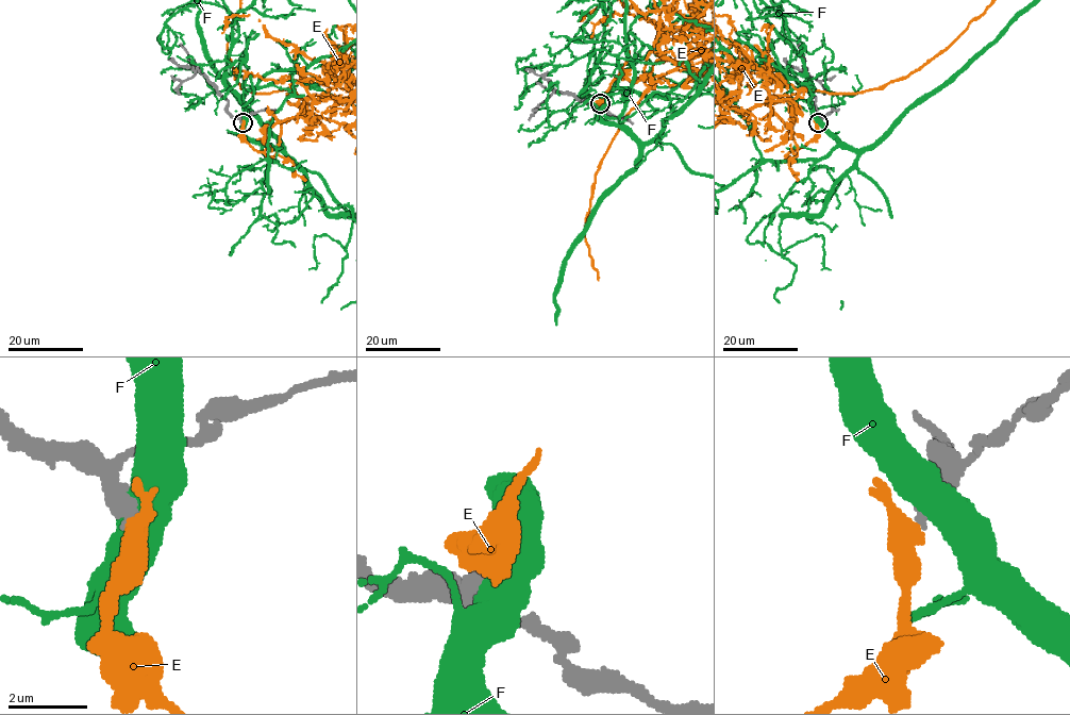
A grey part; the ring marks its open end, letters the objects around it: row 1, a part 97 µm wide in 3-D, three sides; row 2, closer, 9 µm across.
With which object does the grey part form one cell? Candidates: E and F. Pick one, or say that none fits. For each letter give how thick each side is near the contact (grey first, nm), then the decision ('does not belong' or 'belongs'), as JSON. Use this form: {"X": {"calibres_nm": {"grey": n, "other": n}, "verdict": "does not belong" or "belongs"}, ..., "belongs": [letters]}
{"E": {"calibres_nm": {"grey": 380, "other": 400}, "verdict": "does not belong"}, "F": {"calibres_nm": {"grey": 550, "other": 750}, "verdict": "does not belong"}, "belongs": []}

